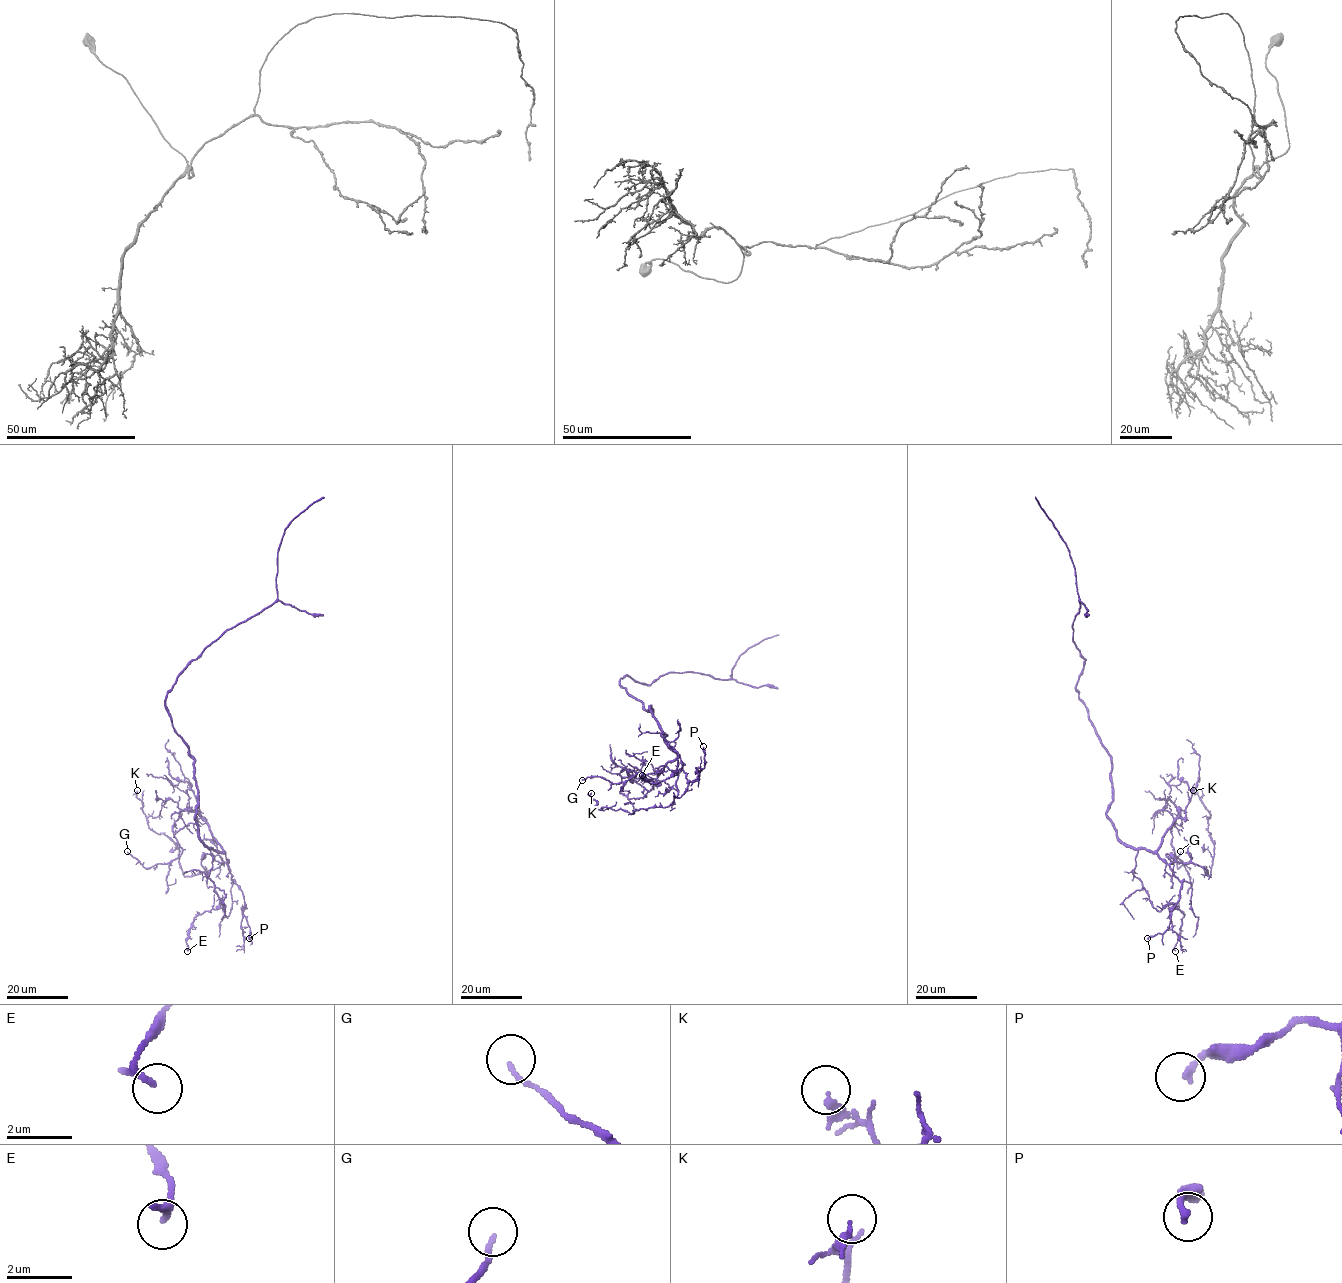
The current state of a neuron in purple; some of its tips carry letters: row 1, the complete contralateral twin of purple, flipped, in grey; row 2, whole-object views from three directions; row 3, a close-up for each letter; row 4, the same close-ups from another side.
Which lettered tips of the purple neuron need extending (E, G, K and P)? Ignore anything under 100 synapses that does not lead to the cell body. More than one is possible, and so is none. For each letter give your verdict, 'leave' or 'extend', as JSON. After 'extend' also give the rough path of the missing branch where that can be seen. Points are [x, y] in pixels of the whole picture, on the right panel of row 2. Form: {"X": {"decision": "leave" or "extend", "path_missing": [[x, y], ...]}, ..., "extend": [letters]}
{"E": {"decision": "leave"}, "G": {"decision": "leave"}, "K": {"decision": "leave"}, "P": {"decision": "leave"}, "extend": []}

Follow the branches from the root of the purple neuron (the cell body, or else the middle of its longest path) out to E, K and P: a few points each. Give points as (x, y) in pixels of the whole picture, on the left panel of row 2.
E: (189, 748), (197, 790), (197, 836), (210, 850), (207, 877), (224, 911), (220, 903), (194, 918), (187, 951)
K: (189, 748), (197, 790), (197, 836), (221, 851), (227, 864), (185, 876), (179, 848), (149, 827), (137, 790)
P: (189, 748), (197, 790), (197, 836), (209, 848), (225, 855), (231, 880), (242, 892), (249, 938)

